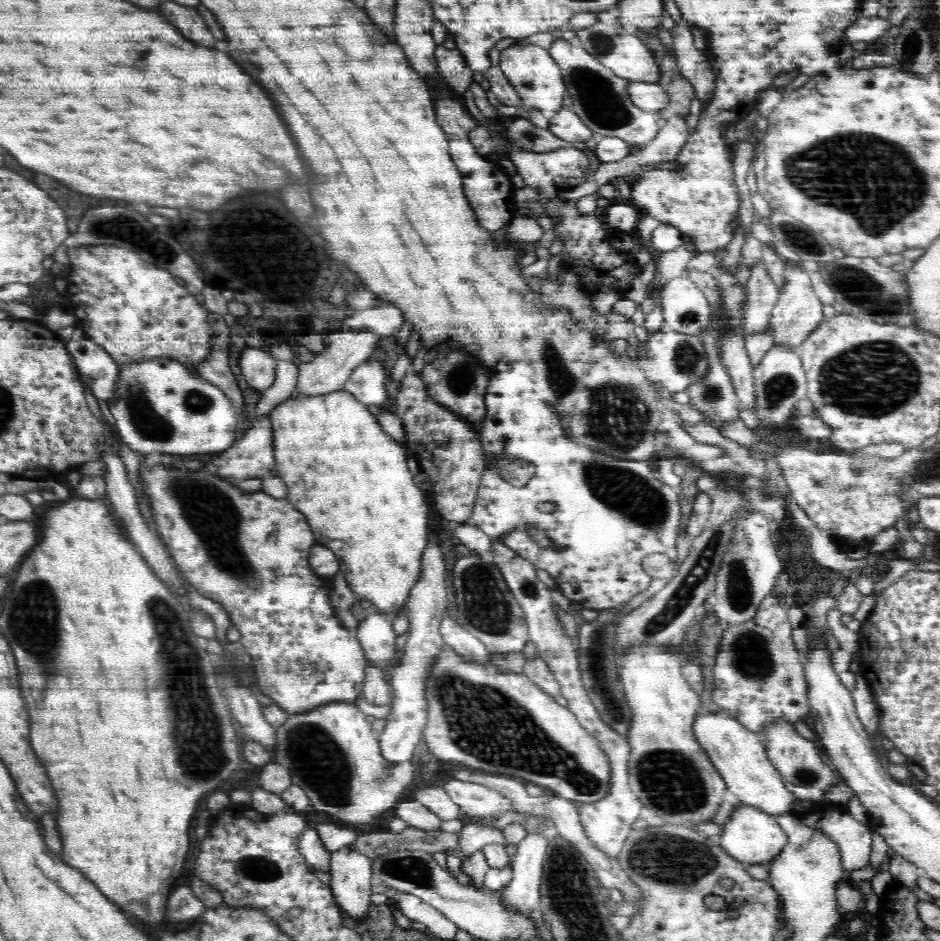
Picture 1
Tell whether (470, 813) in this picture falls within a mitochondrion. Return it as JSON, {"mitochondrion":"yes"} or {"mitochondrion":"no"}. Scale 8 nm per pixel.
{"mitochondrion":"no"}

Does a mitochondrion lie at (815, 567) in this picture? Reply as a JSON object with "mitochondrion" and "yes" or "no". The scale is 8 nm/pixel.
{"mitochondrion":"no"}

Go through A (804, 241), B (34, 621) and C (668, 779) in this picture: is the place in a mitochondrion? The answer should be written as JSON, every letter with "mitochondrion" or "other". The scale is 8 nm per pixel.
{"A":"mitochondrion","B":"mitochondrion","C":"mitochondrion"}

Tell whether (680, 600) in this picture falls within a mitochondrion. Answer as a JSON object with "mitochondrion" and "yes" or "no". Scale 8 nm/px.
{"mitochondrion":"yes"}

